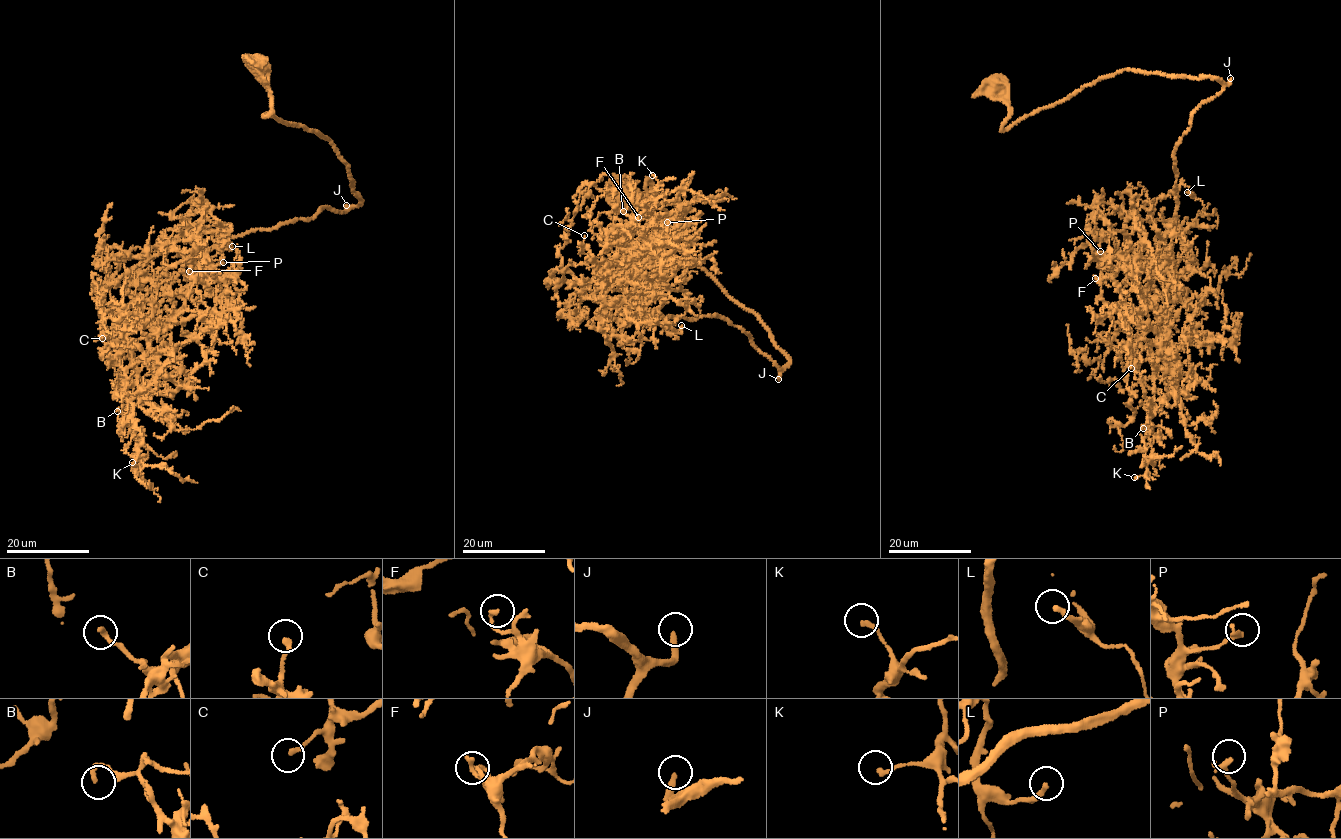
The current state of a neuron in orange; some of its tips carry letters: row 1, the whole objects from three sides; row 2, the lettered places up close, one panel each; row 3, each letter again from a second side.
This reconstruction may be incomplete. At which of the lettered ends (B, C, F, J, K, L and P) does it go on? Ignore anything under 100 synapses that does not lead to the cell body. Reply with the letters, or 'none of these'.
J

